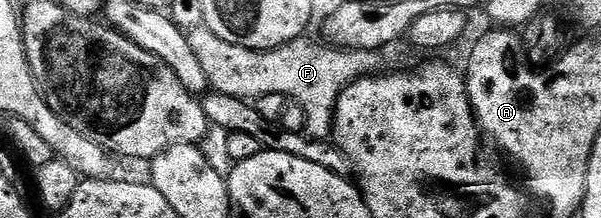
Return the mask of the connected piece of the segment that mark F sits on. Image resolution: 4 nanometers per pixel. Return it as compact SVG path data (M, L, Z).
M207 28L188 31L188 35L191 48L209 73L216 93L246 100L256 100L271 92L290 95L299 100L305 110L304 133L318 140L330 137L333 113L342 92L355 78L364 78L382 69L382 55L378 51L346 50L332 44L320 46L317 42L308 42L305 36L273 50L252 50L219 40L219 36Z

